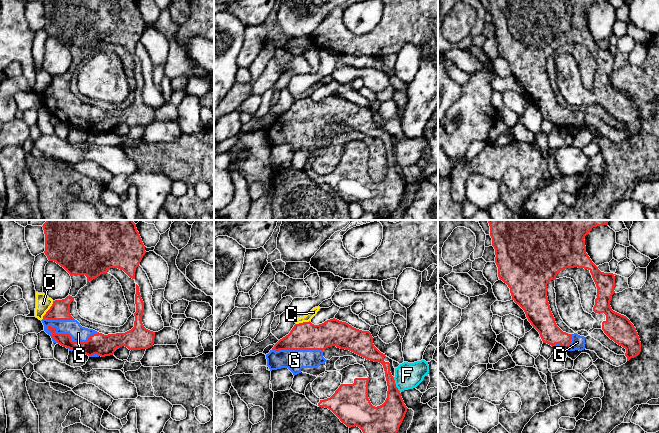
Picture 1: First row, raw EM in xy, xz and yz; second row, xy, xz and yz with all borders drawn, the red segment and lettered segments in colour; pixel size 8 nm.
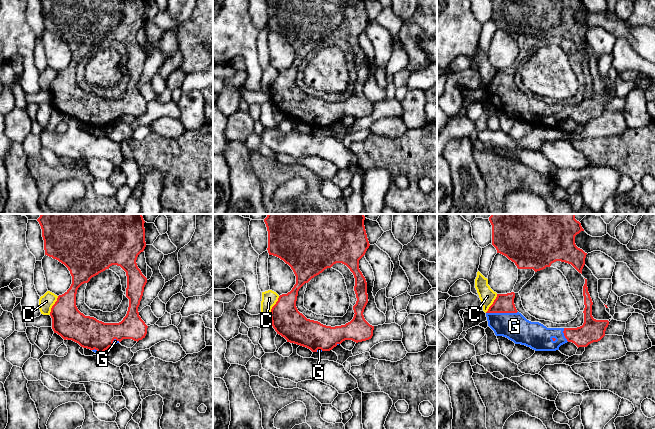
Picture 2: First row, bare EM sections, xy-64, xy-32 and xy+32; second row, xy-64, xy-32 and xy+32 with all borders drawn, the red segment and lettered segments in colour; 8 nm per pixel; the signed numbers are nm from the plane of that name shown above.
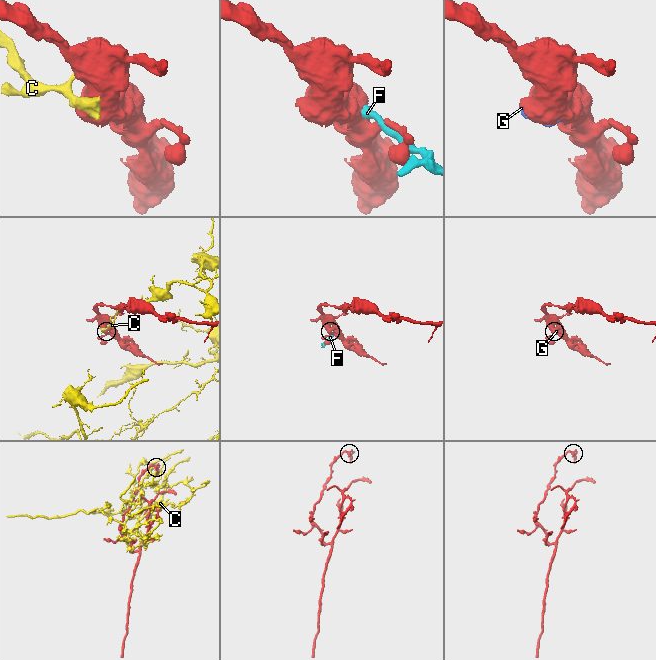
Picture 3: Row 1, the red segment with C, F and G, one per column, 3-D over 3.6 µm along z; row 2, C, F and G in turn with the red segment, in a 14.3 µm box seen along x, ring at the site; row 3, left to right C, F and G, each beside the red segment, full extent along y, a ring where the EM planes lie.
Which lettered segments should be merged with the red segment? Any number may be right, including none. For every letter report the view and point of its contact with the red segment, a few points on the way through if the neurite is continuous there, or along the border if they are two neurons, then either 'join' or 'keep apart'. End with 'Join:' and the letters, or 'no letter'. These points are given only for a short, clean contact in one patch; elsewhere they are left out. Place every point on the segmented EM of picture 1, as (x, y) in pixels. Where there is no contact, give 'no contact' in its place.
C: contact xy (48, 310); keep apart
F: contact xz (395, 384); keep apart
G: contact xy (70, 339); join
Join: G

